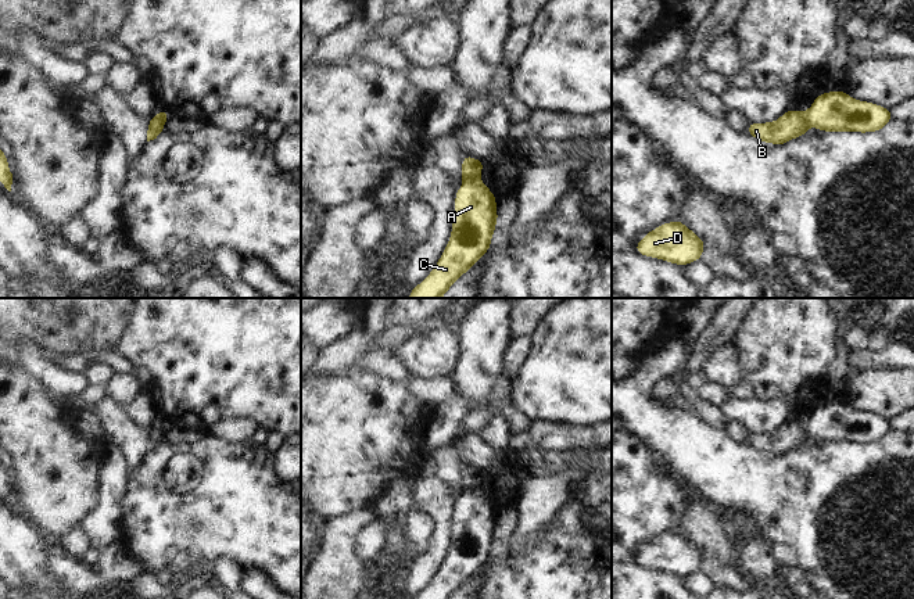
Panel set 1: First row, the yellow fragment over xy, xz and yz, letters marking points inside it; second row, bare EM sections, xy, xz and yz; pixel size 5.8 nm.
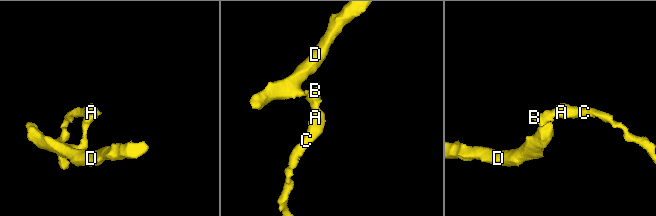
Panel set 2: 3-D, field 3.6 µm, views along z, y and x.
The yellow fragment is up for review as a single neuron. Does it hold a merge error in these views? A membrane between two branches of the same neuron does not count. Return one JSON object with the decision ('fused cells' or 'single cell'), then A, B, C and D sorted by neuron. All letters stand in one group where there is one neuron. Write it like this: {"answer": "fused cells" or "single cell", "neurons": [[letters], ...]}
{"answer": "fused cells", "neurons": [["A", "C"], ["B", "D"]]}

